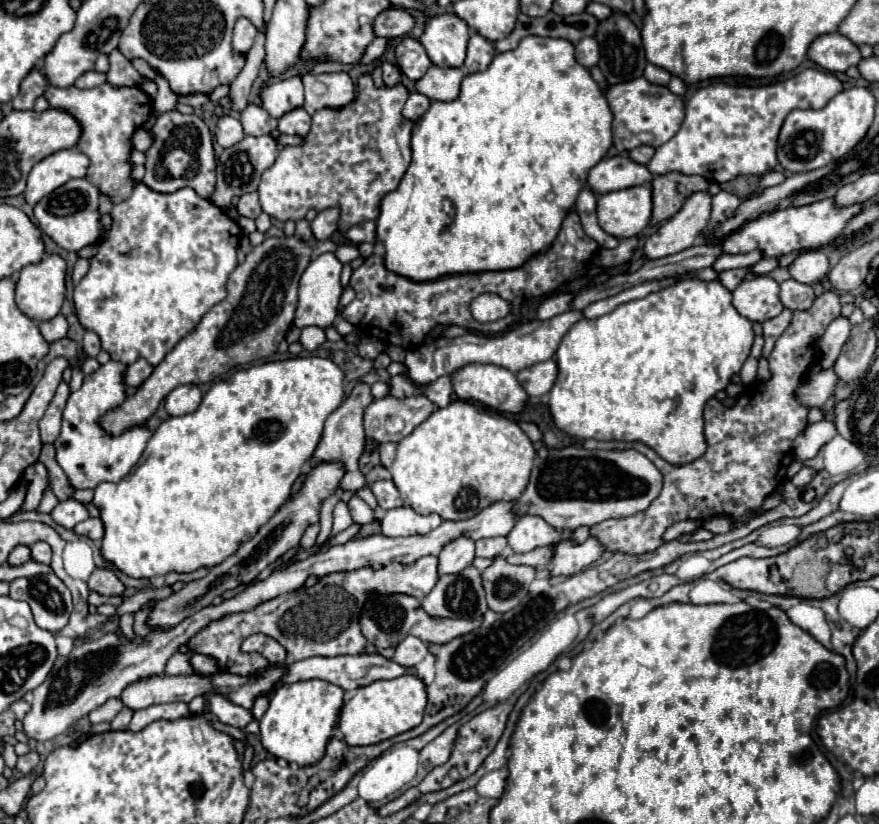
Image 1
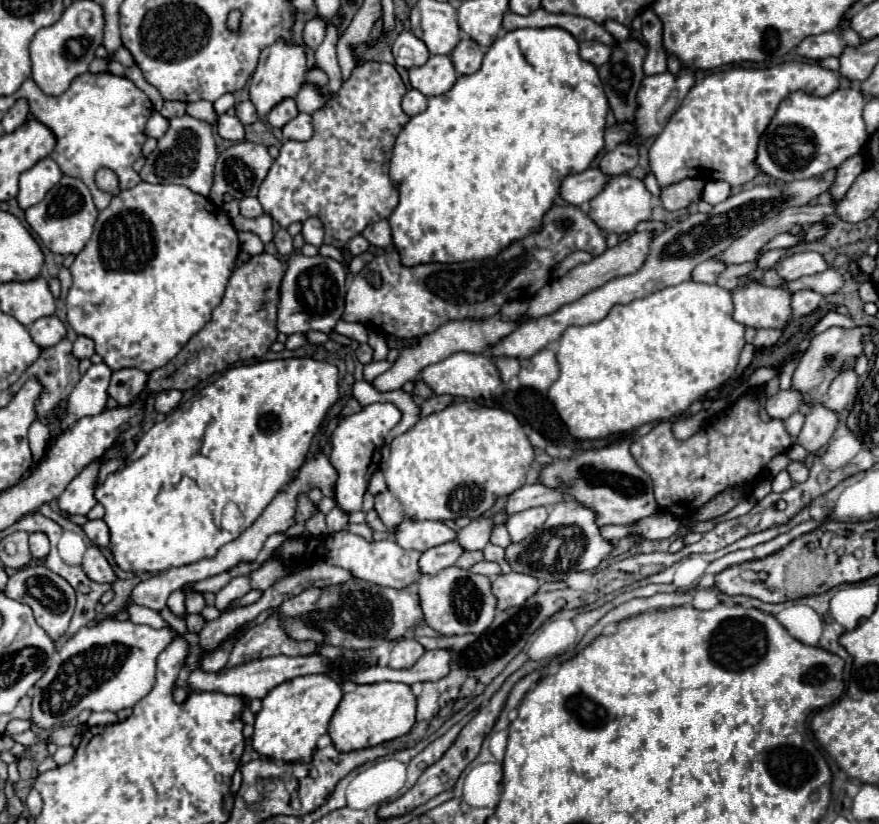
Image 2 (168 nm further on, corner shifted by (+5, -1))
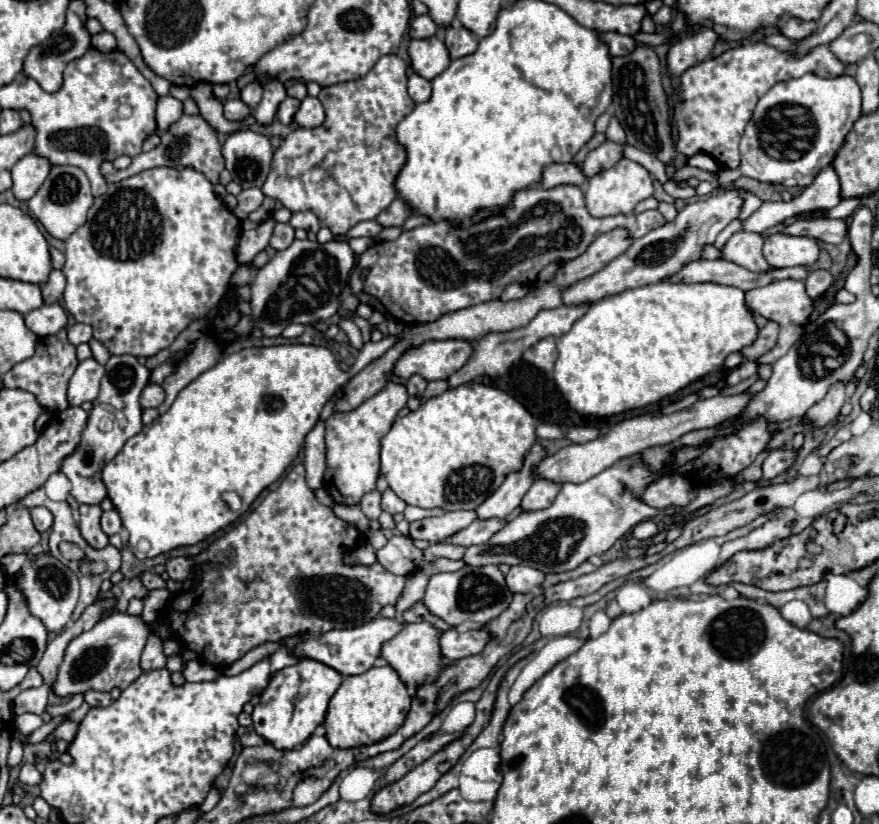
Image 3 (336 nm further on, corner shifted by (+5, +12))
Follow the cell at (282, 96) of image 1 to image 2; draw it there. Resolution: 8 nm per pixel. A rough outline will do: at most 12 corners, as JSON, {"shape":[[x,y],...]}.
{"shape":[[291,97],[279,101],[267,115],[267,123],[283,127],[297,117]]}

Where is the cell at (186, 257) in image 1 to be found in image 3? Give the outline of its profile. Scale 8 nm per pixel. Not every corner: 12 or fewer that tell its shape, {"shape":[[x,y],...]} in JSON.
{"shape":[[193,168],[97,196],[65,310],[155,356],[229,290],[239,218]]}

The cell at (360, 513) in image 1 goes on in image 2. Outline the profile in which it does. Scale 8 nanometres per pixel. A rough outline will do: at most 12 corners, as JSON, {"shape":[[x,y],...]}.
{"shape":[[393,403],[345,417],[331,435],[335,501],[361,511],[385,435],[401,421]]}

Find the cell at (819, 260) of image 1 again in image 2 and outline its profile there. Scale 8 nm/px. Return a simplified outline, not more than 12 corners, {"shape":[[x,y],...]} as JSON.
{"shape":[[815,251],[783,257],[777,273],[795,281],[825,271],[829,265]]}

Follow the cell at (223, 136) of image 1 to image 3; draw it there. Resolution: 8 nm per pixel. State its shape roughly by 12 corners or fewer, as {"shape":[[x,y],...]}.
{"shape":[[225,100],[225,118],[241,122],[251,108],[241,100]]}

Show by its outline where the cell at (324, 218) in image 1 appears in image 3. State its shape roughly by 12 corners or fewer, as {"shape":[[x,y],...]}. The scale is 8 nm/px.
{"shape":[[295,212],[289,224],[293,228],[317,234],[319,218],[313,212]]}

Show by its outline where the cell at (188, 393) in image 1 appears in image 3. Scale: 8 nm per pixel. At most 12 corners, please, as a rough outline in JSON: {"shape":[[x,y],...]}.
{"shape":[[147,384],[141,392],[141,408],[157,408],[165,400],[159,384]]}

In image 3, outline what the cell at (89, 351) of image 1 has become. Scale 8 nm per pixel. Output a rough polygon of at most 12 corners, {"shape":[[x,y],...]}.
{"shape":[[73,324],[67,328],[71,344],[89,342],[93,338],[87,324]]}

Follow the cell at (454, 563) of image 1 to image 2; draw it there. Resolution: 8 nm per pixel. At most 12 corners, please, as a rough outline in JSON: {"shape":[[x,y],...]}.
{"shape":[[505,513],[477,519],[457,531],[457,543],[483,549],[495,523],[505,523]]}

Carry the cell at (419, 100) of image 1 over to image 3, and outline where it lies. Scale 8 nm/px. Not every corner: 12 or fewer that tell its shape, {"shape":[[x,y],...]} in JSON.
{"shape":[[409,76],[409,96],[415,104],[431,98],[431,82]]}

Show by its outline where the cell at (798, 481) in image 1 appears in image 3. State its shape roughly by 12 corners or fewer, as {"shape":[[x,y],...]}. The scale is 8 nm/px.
{"shape":[[771,450],[763,462],[763,478],[771,480],[793,468],[797,450]]}

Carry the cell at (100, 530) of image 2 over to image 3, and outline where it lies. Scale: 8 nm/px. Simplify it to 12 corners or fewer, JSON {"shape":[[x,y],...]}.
{"shape":[[103,512],[101,528],[107,536],[119,534],[119,512]]}

